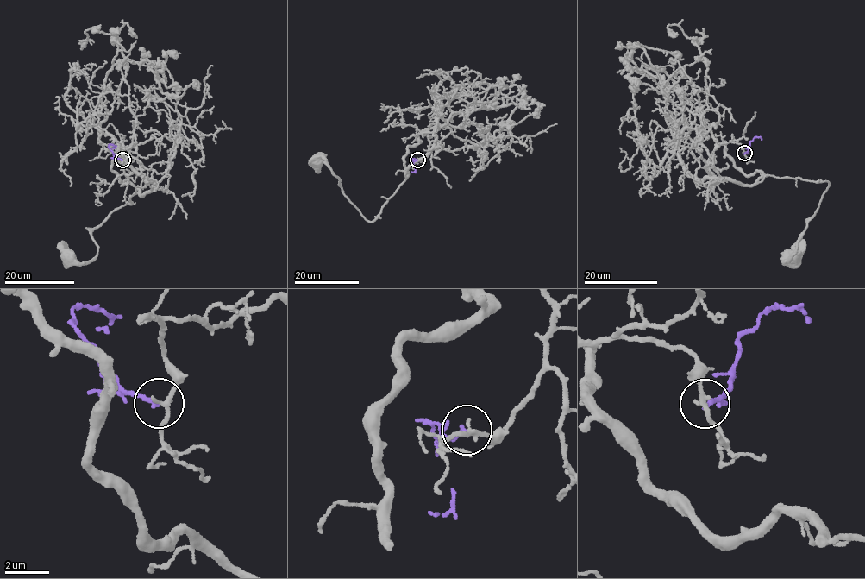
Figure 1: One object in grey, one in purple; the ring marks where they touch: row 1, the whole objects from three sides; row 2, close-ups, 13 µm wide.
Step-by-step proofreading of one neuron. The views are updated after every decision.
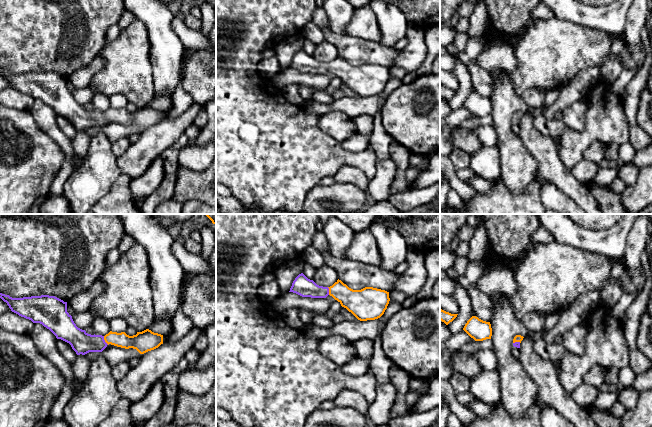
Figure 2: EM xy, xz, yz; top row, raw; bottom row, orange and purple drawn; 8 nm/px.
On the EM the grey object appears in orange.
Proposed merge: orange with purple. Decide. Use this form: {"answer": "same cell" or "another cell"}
{"answer": "same cell"}

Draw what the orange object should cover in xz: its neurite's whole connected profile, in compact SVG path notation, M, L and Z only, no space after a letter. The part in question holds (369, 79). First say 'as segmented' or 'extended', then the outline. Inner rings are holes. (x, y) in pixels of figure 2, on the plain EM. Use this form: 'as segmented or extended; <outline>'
extended; M303 49L295 54L289 68L311 74L326 74L330 71L360 97L380 94L390 77L389 68L385 66L373 63L353 66L339 55L332 62L323 63Z

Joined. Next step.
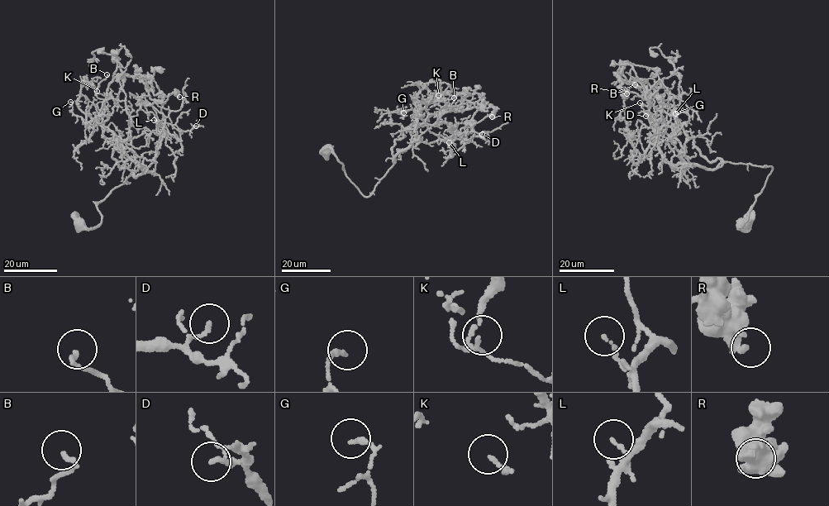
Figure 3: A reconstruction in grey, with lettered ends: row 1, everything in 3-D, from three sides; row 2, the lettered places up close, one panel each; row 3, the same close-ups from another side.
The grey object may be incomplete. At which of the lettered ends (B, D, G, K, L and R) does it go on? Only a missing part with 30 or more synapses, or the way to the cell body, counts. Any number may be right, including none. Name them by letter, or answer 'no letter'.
no letter

